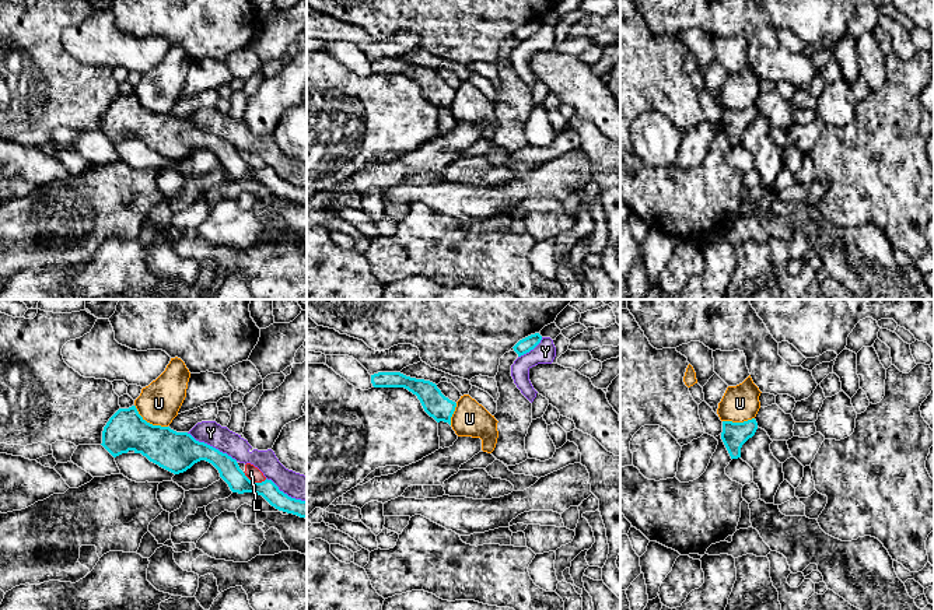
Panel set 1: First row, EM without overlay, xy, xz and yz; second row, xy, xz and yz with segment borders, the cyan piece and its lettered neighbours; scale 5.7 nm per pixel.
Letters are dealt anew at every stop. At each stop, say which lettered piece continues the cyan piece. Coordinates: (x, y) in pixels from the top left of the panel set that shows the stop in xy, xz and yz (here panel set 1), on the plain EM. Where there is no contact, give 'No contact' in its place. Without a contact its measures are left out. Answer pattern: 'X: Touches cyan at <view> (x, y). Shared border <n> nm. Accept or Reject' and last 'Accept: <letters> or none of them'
L: Touches cyan at xy (259, 169). Shared border 80 nm. Reject
U: Touches cyan at xy (149, 109). Shared border 240 nm. Reject
Y: Touches cyan at xy (212, 133). Shared border 340 nm. Reject
Accept: none of them

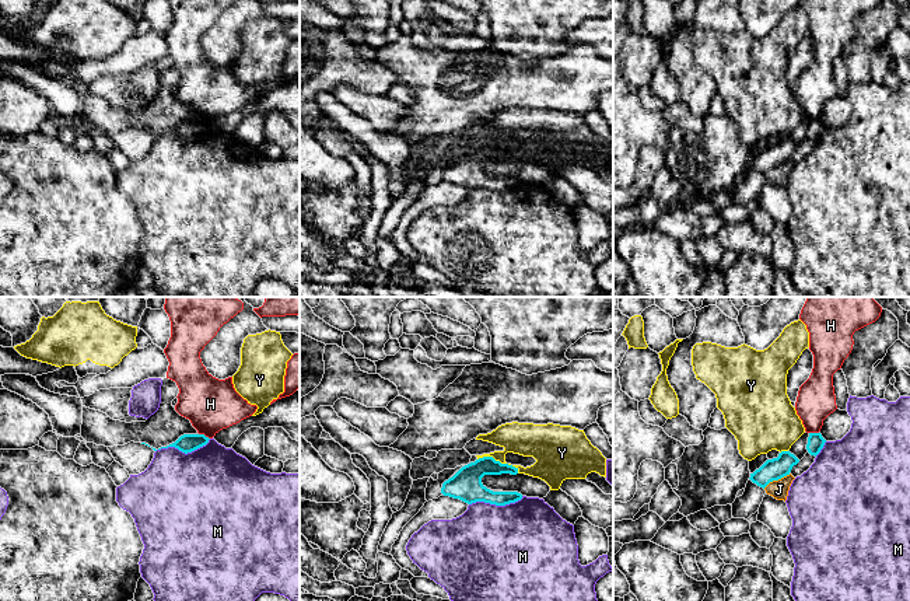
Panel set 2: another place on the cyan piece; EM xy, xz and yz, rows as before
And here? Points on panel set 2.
H: Touches cyan at xy (203, 121). Shared border 70 nm. Reject
J: Touches cyan at yz (776, 166). Shared border 180 nm. Reject
M: Touches cyan at xy (182, 137). Shared border 320 nm. Reject
Y: Touches cyan at xz (499, 147). Shared border 260 nm. Reject
Accept: none of them

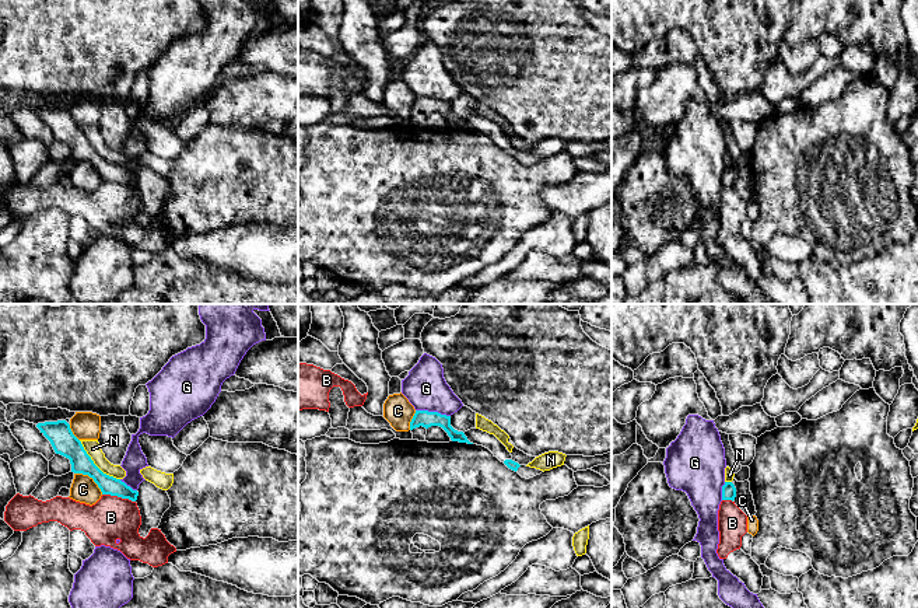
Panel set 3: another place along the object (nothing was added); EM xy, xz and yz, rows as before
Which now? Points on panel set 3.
B: Touches cyan at xy (119, 182). Shared border 200 nm. Reject
C: Touches cyan at xy (91, 163). Shared border 200 nm. Reject
G: Touches cyan at xz (433, 98). Shared border 200 nm. Reject
N: Touches cyan at xy (94, 150). Shared border 340 nm. Reject
Accept: none of them

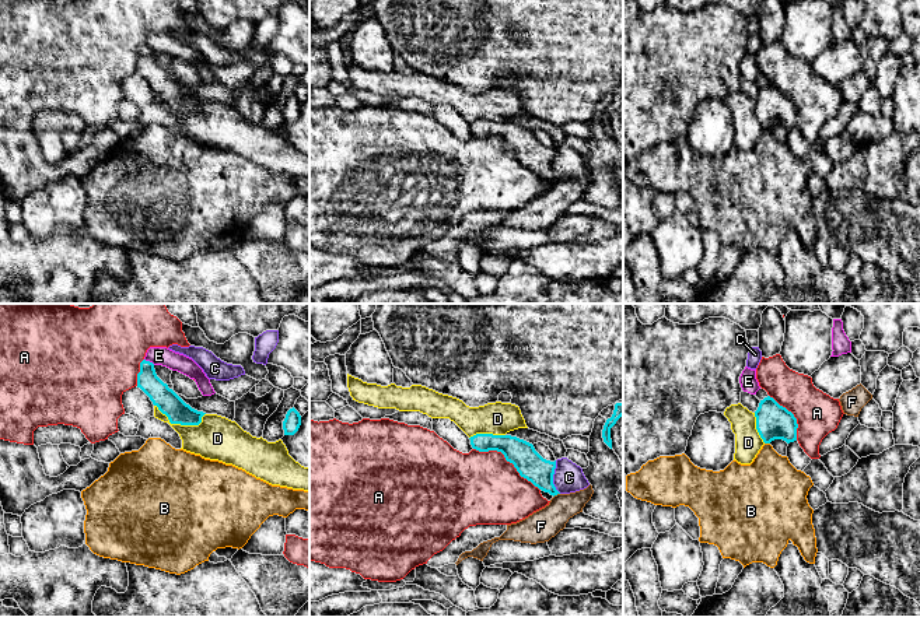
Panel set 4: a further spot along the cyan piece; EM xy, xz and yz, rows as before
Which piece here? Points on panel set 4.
A: Touches cyan at xz (507, 147). Shared border 460 nm. Reject
B: Touches cyan at yz (768, 129). Shared border 30 nm. Reject
C: Touches cyan at xz (552, 164). Shared border 190 nm. Reject
D: Touches cyan at xy (181, 111). Shared border 300 nm. Reject
E: Touches cyan at xy (149, 48). Shared border 70 nm. Reject
F: Touches cyan at xz (556, 181). Shared border 50 nm. Reject
Accept: none of them

